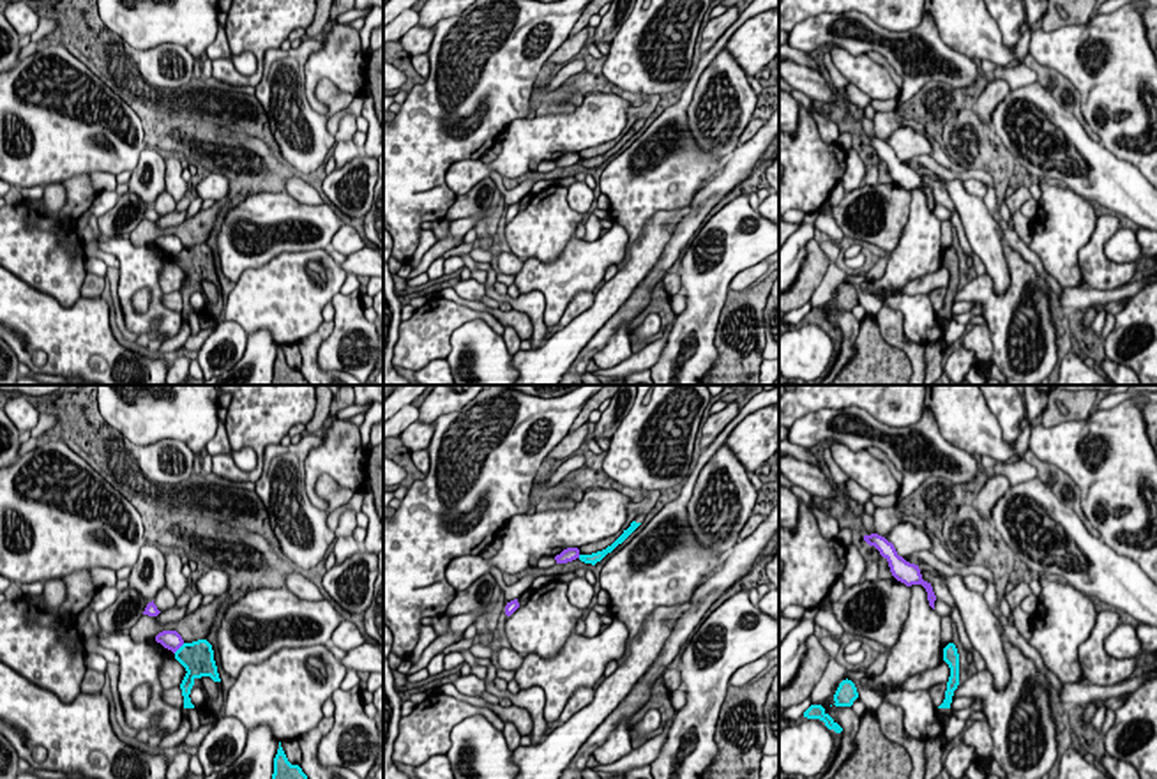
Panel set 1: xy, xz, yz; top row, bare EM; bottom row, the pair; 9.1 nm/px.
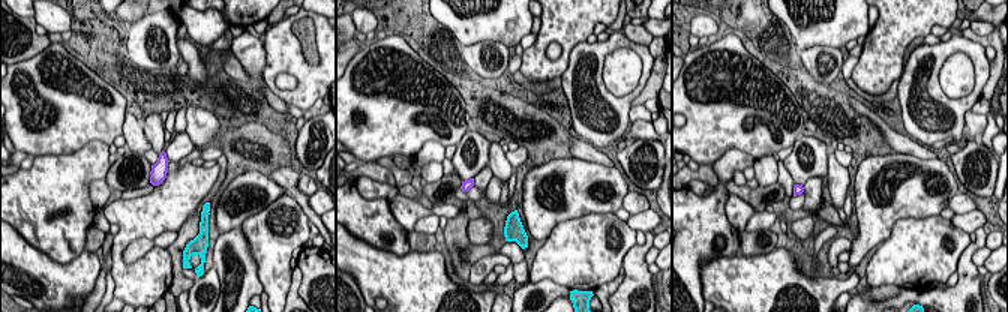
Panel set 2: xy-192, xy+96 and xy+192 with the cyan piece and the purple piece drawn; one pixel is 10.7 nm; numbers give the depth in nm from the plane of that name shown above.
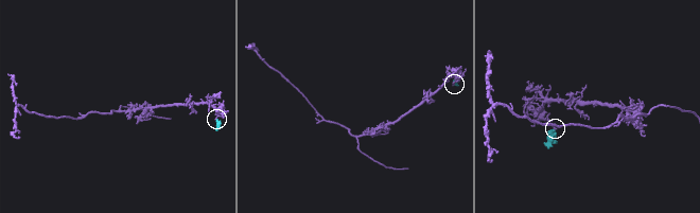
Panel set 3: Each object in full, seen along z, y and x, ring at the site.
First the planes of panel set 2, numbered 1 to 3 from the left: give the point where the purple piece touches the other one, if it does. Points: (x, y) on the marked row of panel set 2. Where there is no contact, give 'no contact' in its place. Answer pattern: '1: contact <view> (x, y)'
1: no contact
2: no contact
3: no contact

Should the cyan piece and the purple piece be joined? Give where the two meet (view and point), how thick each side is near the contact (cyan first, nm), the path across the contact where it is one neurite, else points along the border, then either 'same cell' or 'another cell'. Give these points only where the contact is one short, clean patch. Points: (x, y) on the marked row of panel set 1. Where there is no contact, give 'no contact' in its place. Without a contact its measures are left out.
contact xy (181, 647); calibres 300 and 180 nm; border xy (184, 643), (173, 652); another cell

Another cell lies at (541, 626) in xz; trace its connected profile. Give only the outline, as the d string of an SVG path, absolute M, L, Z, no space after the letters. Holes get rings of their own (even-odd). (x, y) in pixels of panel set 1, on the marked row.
M549 581L505 620L503 643L521 655L549 659L562 650L581 616L583 609L569 601L567 583Z

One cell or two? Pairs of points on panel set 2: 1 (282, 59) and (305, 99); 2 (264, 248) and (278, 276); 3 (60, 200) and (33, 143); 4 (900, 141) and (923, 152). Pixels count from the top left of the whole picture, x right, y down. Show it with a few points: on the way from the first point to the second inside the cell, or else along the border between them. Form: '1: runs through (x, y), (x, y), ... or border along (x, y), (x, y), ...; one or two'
1: runs through (293, 66), (305, 78), (305, 89); one
2: runs through (272, 255), (275, 269); one
3: border along (74, 152), (42, 153), (33, 158); two
4: runs through (906, 144), (917, 149); one

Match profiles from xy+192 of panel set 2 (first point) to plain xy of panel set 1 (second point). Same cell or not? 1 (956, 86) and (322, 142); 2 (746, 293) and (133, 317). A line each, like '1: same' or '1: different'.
1: different
2: different

